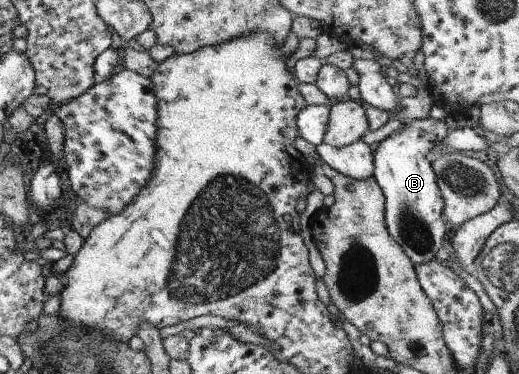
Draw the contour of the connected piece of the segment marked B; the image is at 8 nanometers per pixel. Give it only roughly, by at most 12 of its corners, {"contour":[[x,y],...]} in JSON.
{"contour":[[415,118],[374,146],[385,224],[415,267],[449,233],[429,151],[450,130]]}

